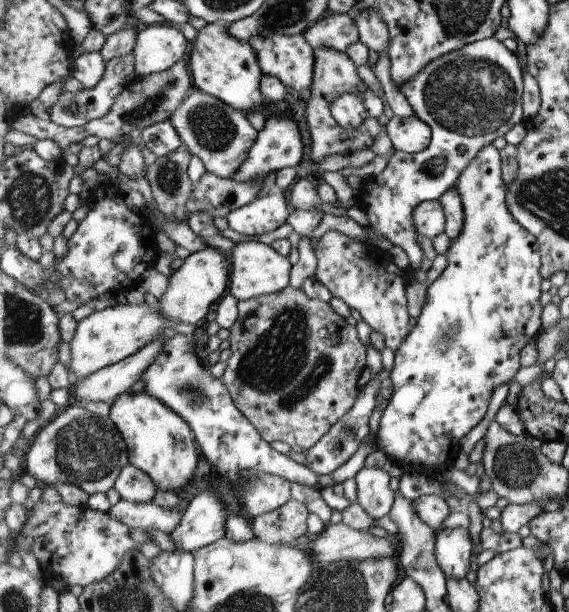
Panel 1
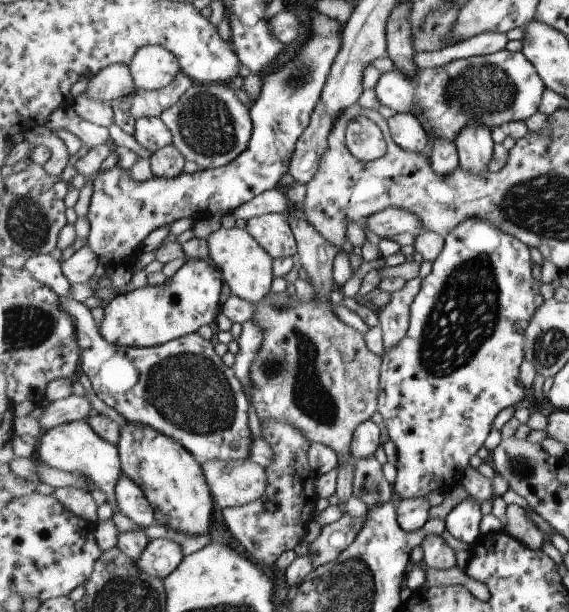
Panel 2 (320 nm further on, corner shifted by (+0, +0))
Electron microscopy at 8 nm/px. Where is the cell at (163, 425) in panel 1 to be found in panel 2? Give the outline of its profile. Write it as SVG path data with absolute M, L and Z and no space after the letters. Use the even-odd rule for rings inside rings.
M133 422L120 426L120 429L118 450L122 473L143 488L155 511L156 521L189 536L209 534L213 526L215 499L201 462L179 440L169 438L155 428L145 428L141 440L133 438Z

